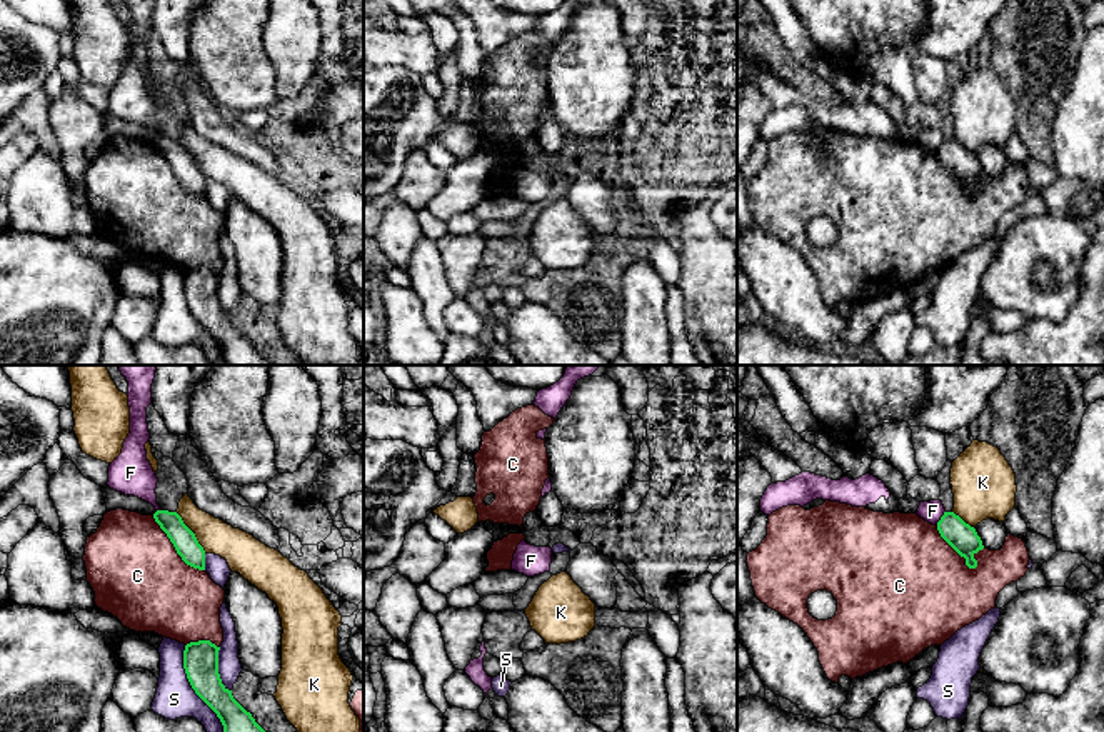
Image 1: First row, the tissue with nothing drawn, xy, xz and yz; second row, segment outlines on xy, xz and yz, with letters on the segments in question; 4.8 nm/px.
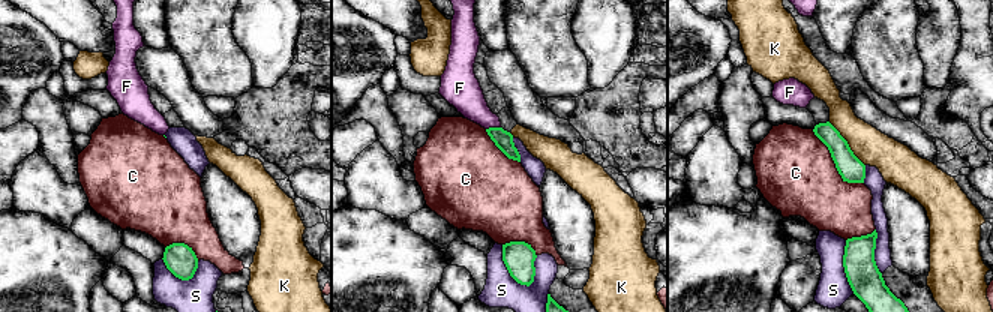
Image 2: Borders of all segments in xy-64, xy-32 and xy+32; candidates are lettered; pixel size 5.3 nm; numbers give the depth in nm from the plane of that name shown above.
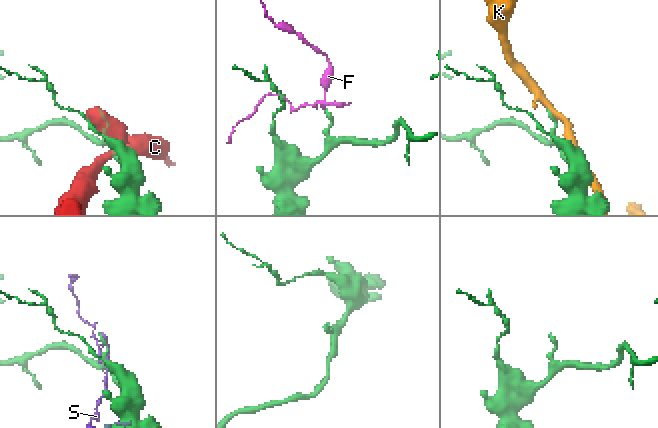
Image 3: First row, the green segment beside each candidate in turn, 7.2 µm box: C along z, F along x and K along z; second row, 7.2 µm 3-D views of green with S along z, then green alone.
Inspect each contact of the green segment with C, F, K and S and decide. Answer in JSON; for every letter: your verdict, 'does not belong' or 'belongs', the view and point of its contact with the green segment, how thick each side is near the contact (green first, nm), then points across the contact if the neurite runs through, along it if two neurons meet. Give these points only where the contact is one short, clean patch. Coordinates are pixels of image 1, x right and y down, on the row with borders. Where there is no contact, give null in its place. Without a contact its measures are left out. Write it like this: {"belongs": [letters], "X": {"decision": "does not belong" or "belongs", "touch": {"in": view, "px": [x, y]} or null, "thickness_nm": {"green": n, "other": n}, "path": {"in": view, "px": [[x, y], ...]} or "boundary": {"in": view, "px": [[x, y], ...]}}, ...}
{"belongs": [], "C": {"decision": "does not belong", "touch": {"in": "yz", "px": [954, 549]}, "thickness_nm": {"green": 140, "other": 500}}, "F": {"decision": "does not belong", "touch": {"in": "yz", "px": [941, 517]}, "thickness_nm": {"green": 140, "other": 100}, "boundary": {"in": "yz", "px": [[944, 511], [936, 524]]}}, "K": {"decision": "does not belong", "touch": {"in": "xy", "px": [192, 532]}, "thickness_nm": {"green": 120, "other": 170}}, "S": {"decision": "does not belong", "touch": {"in": "xy", "px": [192, 687]}, "thickness_nm": {"green": 180, "other": 190}}}

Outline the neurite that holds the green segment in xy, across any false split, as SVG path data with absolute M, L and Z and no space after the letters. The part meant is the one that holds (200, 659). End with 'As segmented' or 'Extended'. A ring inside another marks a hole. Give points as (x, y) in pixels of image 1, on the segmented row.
M210 640L185 645L183 669L192 689L217 714L223 732L265 732L222 684L218 650Z. As segmented

